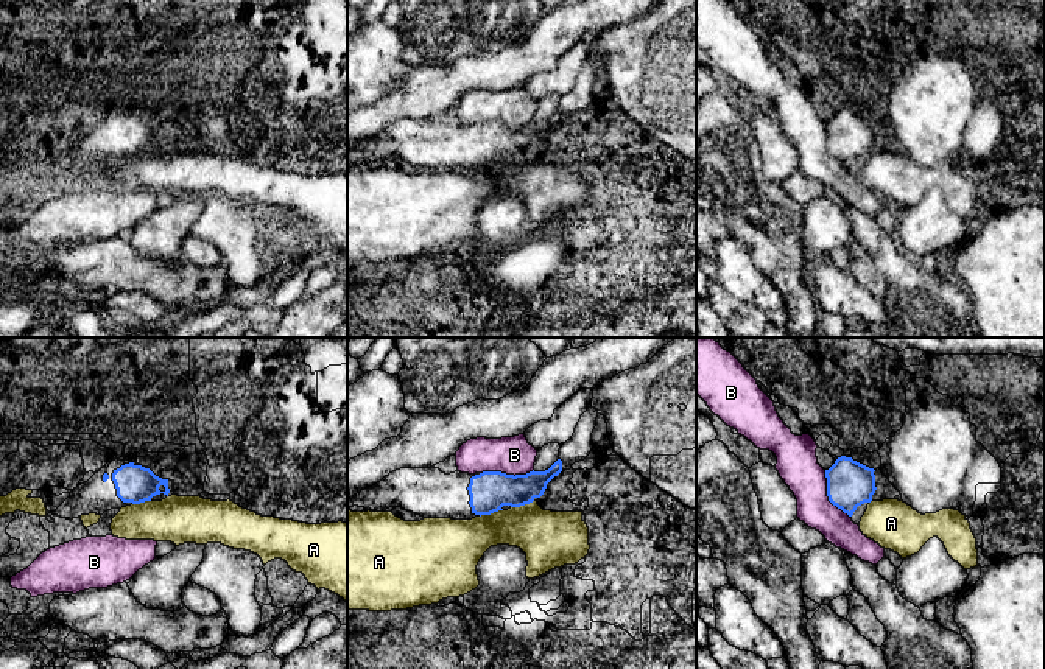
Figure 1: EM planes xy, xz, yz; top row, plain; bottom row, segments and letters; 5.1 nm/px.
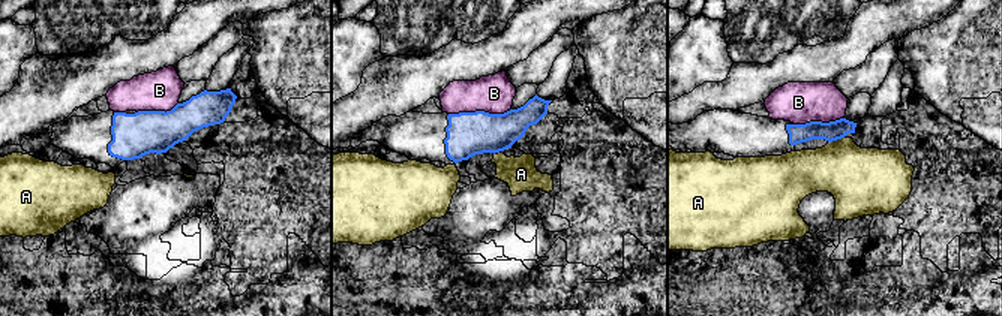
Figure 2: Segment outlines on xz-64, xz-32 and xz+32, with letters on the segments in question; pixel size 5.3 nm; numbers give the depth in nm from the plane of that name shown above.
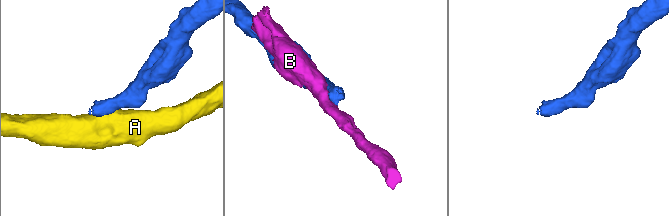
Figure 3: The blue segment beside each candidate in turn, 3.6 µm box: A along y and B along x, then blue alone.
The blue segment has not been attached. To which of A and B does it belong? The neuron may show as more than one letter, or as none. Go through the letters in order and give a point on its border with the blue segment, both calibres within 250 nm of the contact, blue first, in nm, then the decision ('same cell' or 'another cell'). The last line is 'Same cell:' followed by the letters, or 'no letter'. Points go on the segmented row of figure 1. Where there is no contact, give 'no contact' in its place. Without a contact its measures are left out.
A: meets blue in xz at (522, 504); 200 nm thick on the blue side, 300 nm on the other; another cell
B: meets blue in xz at (506, 475); 200 nm thick on the blue side, 190 nm on the other; another cell
Same cell: no letter

